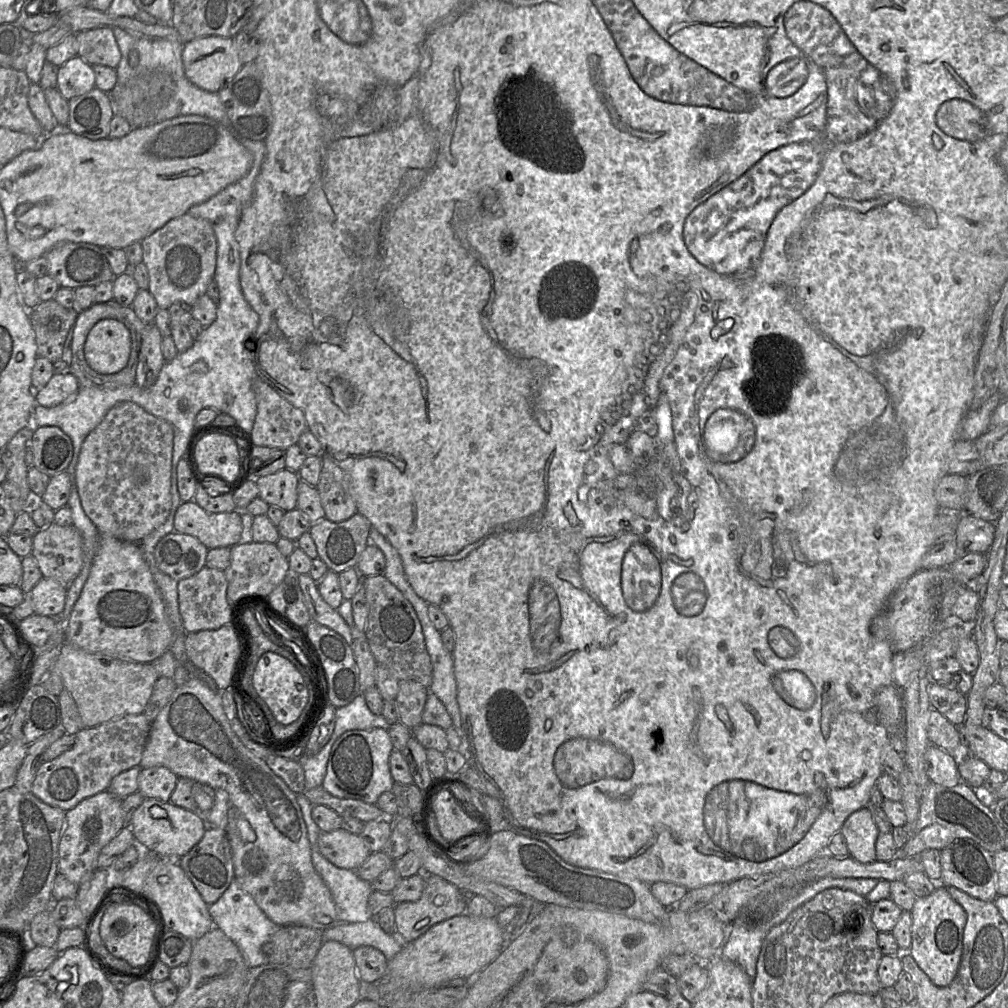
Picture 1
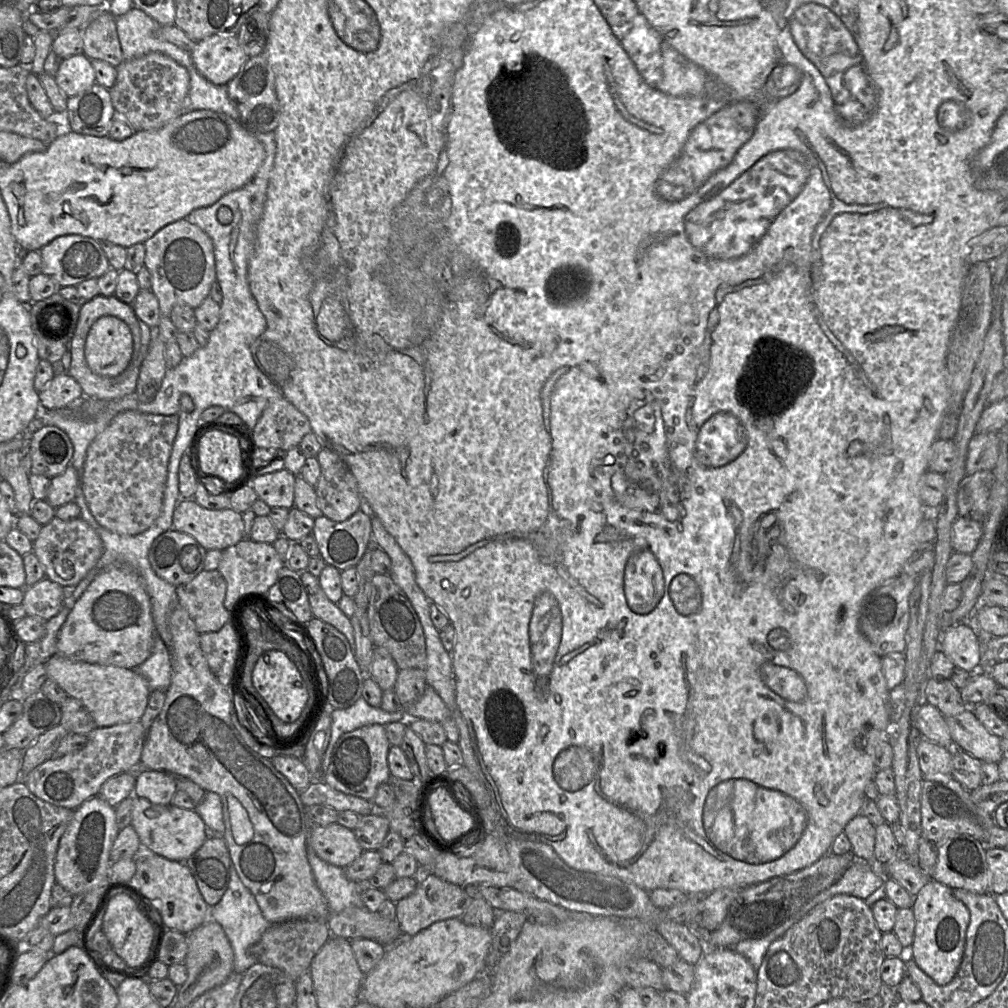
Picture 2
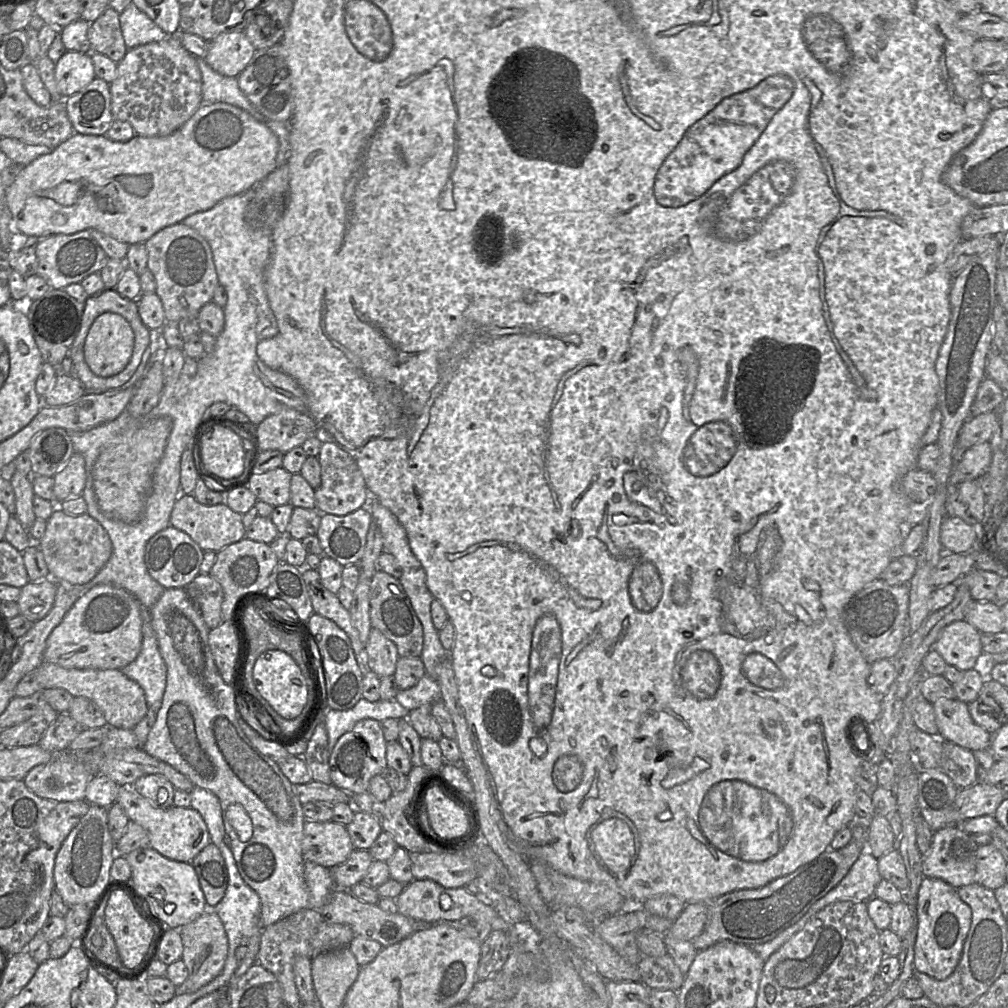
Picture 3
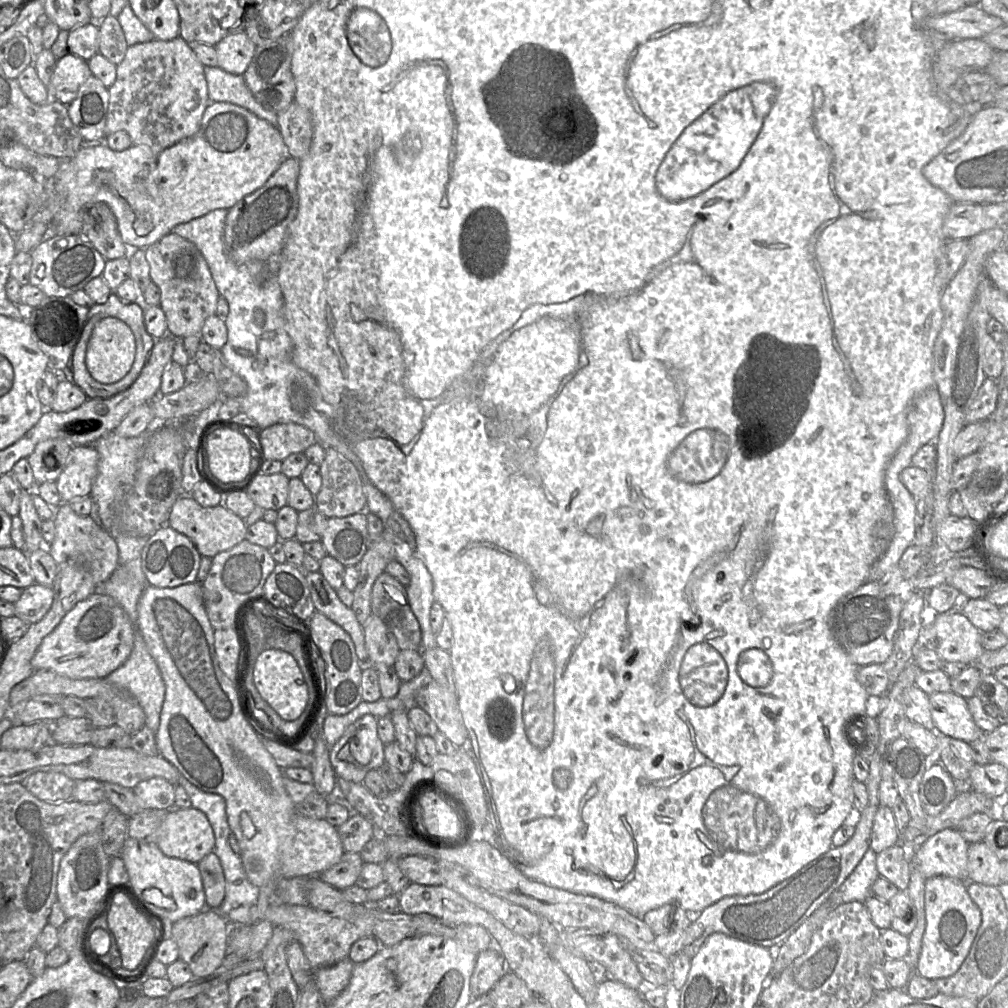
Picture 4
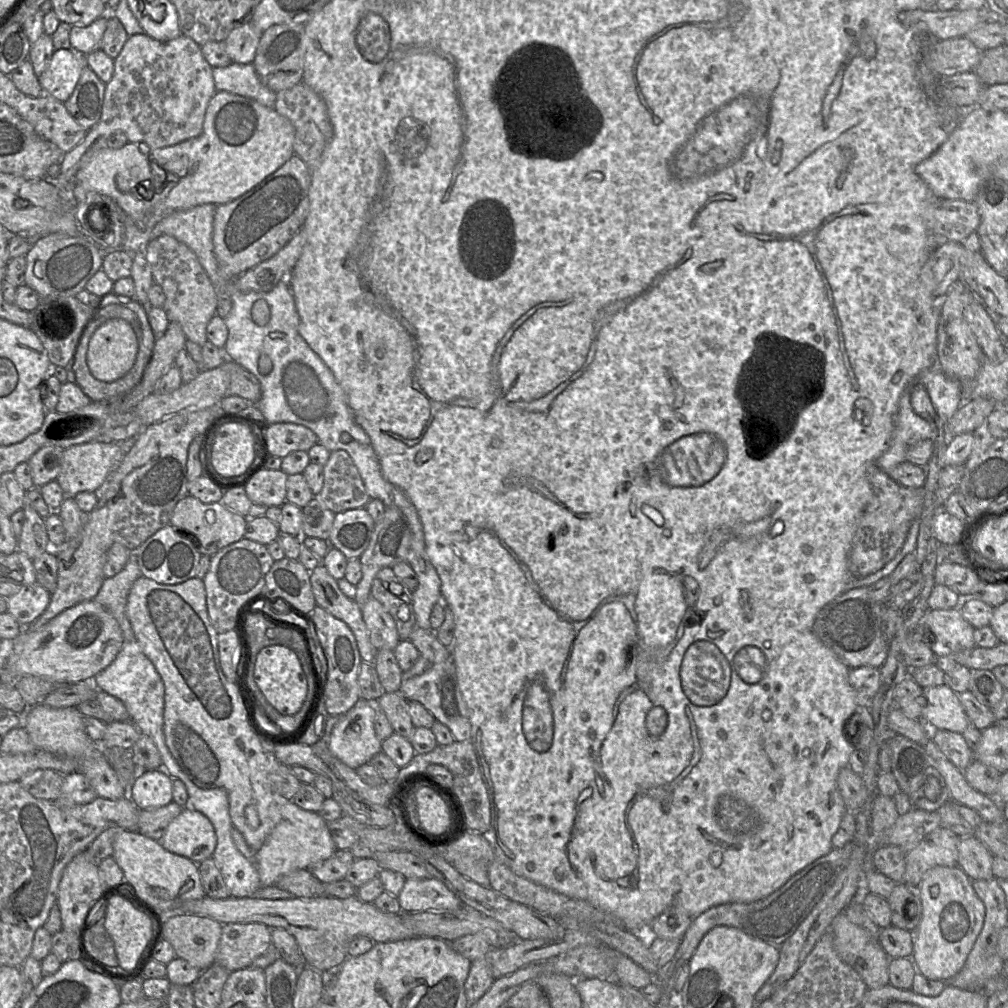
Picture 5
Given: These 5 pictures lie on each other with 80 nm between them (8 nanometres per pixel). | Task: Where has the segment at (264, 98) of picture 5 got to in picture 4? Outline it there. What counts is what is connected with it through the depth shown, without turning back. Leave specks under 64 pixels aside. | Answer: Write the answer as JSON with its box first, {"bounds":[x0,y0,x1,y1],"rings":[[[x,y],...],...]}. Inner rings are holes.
{"bounds":[204,66,277,122],"rings":[[[204,66],[210,102],[228,102],[243,107],[268,122],[277,122],[277,114],[266,110],[247,87],[243,75],[228,73],[219,67]]]}

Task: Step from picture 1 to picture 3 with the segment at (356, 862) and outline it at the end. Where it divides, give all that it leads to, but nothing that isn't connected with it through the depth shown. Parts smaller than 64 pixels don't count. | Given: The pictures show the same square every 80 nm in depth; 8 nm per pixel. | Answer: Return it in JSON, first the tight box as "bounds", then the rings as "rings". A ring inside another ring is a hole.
{"bounds":[302,820,354,869],"rings":[[[332,820],[305,821],[302,839],[305,862],[331,869],[344,863],[354,850],[345,825]]]}

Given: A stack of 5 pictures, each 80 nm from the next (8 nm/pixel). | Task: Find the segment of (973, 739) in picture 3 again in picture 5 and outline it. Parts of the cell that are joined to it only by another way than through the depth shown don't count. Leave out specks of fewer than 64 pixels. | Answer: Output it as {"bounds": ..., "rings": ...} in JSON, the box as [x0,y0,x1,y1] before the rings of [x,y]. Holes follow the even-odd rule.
{"bounds":[923,684,970,734],"rings":[[[946,684],[923,688],[926,704],[923,721],[930,730],[947,730],[962,734],[970,725],[964,708]]]}

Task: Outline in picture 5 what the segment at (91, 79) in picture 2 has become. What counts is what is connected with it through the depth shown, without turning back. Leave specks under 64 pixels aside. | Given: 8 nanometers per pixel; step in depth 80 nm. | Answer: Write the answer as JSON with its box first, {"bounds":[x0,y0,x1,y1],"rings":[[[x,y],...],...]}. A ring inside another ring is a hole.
{"bounds":[38,49,82,103],"rings":[[[69,49],[55,50],[48,67],[38,77],[43,92],[64,103],[72,95],[82,67],[81,61]]]}

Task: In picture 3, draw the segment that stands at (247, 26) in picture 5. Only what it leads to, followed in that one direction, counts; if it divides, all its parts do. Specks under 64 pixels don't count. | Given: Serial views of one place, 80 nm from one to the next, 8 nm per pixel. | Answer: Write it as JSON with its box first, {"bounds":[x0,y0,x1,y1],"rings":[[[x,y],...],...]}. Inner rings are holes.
{"bounds":[204,32,255,78],"rings":[[[243,32],[222,33],[208,42],[208,53],[204,60],[220,75],[237,78],[255,51]]]}

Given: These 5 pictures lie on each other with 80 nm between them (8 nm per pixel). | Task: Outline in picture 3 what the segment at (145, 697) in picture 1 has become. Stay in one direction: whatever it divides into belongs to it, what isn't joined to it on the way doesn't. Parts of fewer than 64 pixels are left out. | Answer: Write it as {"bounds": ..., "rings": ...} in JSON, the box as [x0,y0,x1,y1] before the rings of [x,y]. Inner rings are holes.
{"bounds":[37,661,148,730],"rings":[[[43,661],[37,668],[37,681],[40,690],[61,688],[74,697],[91,700],[103,713],[109,727],[133,730],[148,711],[143,689],[137,682],[129,679],[122,670],[68,669]]]}

